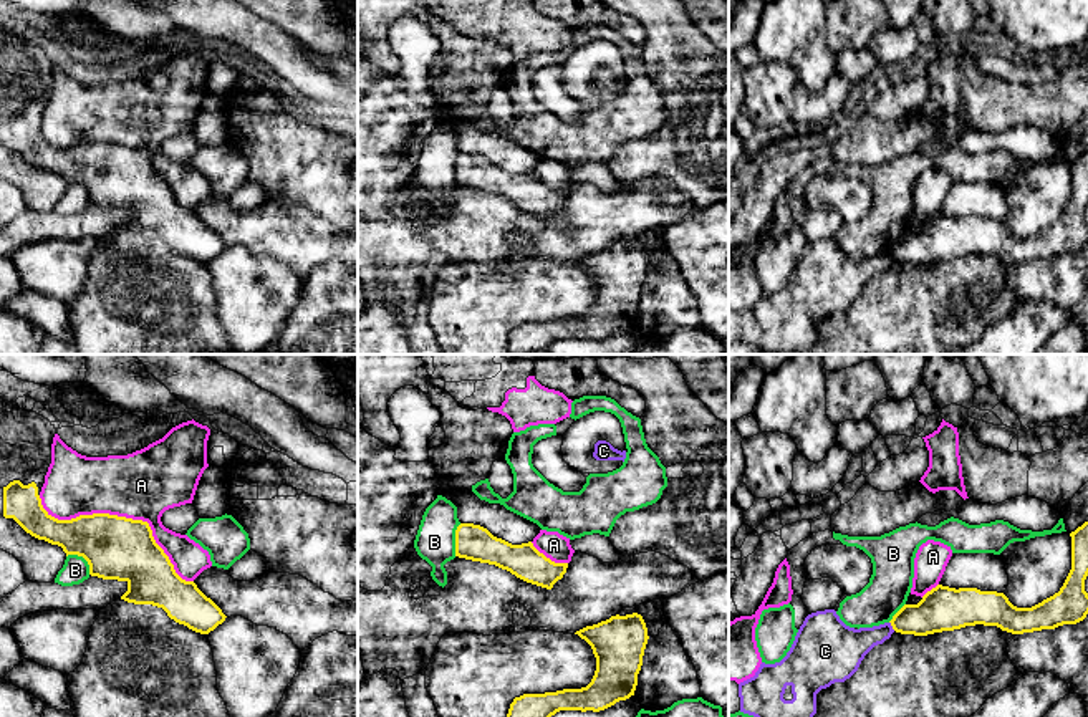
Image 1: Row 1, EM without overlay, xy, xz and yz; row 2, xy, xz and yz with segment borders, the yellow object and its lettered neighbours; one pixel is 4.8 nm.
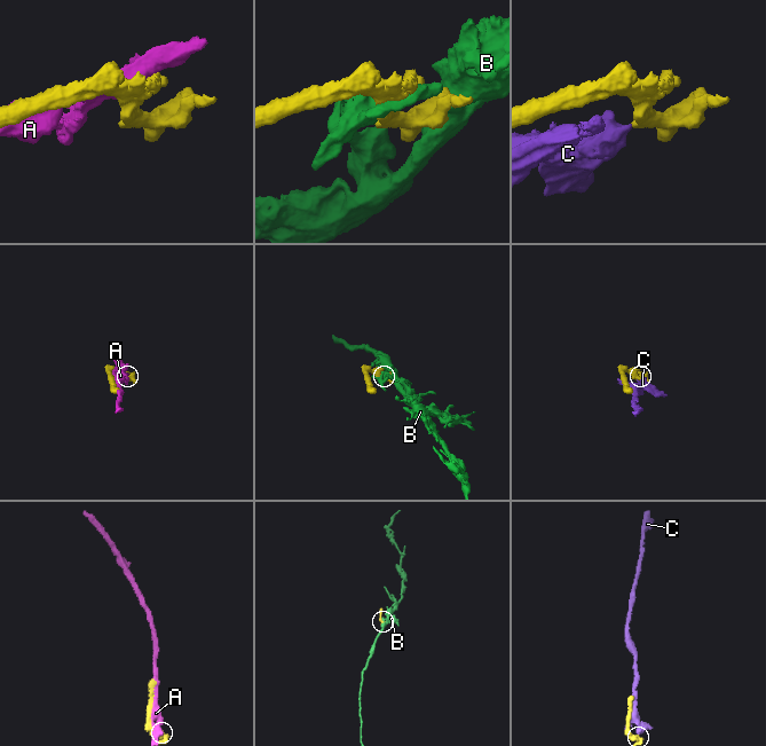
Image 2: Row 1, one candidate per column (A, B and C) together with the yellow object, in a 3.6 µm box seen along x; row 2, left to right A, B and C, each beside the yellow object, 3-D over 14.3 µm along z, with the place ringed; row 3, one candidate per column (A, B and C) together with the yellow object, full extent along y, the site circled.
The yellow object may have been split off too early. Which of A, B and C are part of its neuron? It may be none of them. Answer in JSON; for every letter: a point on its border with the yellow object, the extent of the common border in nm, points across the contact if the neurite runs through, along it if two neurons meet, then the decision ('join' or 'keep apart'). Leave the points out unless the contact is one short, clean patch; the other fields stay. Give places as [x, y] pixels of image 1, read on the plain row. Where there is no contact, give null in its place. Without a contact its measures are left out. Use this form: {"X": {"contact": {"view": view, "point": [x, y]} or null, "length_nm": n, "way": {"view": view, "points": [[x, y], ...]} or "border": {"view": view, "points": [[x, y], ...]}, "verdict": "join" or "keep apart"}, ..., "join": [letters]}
{"A": {"contact": {"view": "xy", "point": [123, 146]}, "length_nm": 850, "verdict": "keep apart"}, "B": {"contact": {"view": "xy", "point": [83, 186]}, "length_nm": 150, "verdict": "keep apart"}, "C": {"contact": {"view": "yz", "point": [891, 254]}, "length_nm": 50, "border": {"view": "yz", "points": [[890, 250], [895, 259]]}, "verdict": "keep apart"}, "join": []}

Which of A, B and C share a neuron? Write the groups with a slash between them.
A / B / C

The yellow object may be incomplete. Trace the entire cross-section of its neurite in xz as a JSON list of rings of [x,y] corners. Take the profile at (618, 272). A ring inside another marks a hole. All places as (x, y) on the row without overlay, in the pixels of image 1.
[[[616,243],[575,263],[591,275],[596,286],[591,311],[581,318],[515,326],[507,343],[507,354],[535,354],[560,339],[599,341],[634,325],[649,268],[643,245]]]

